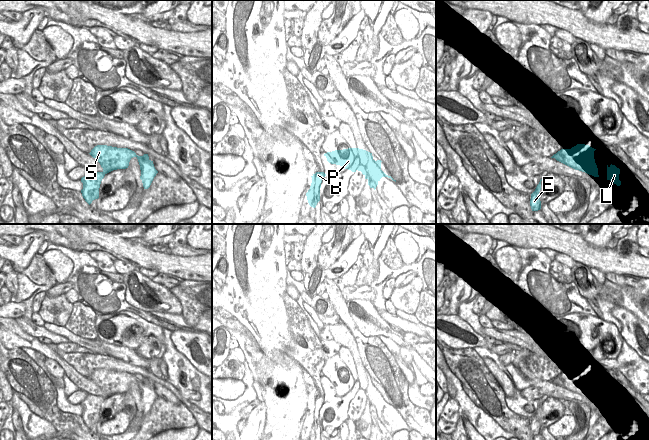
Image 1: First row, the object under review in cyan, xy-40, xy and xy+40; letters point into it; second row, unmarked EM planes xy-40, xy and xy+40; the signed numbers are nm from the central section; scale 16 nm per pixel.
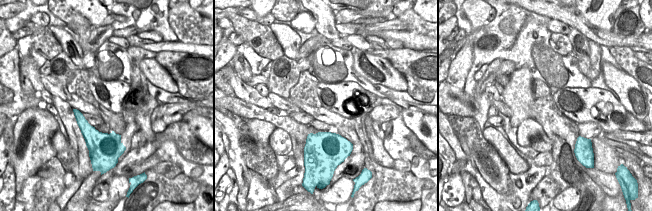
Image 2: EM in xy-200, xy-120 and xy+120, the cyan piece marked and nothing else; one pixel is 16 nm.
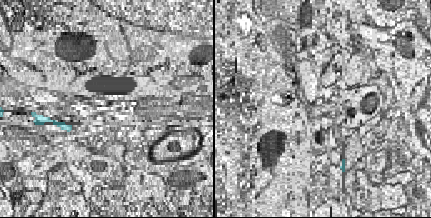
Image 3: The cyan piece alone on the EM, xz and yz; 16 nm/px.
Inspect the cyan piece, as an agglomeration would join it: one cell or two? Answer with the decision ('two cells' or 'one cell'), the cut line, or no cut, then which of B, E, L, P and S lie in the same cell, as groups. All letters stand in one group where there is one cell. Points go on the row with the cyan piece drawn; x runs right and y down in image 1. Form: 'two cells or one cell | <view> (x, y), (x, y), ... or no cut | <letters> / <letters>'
two cells | xy (385, 174), (382, 176) | B E P S / L

